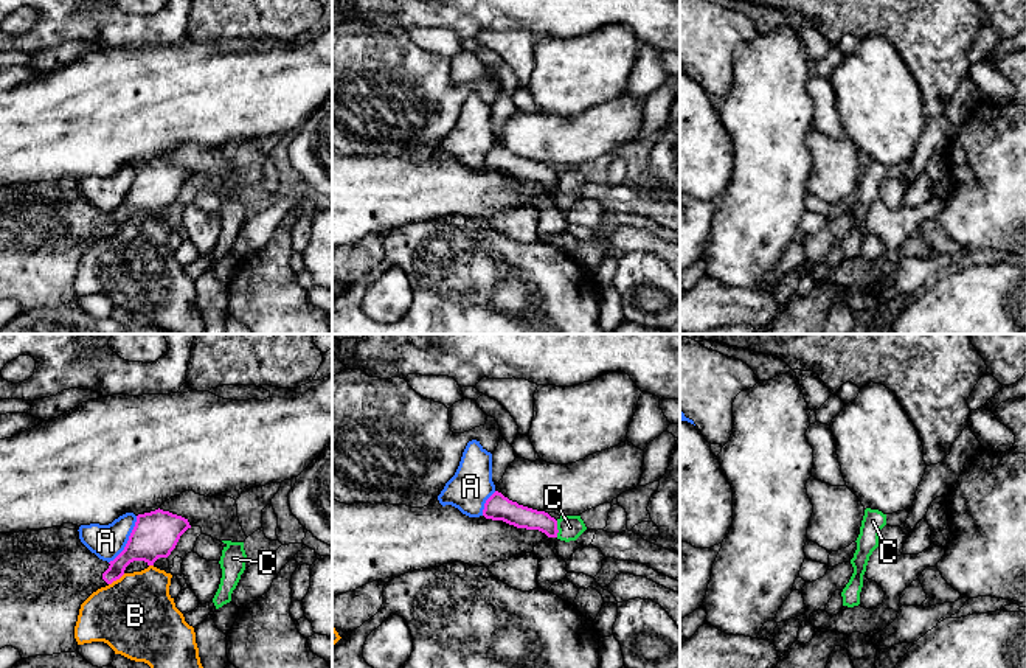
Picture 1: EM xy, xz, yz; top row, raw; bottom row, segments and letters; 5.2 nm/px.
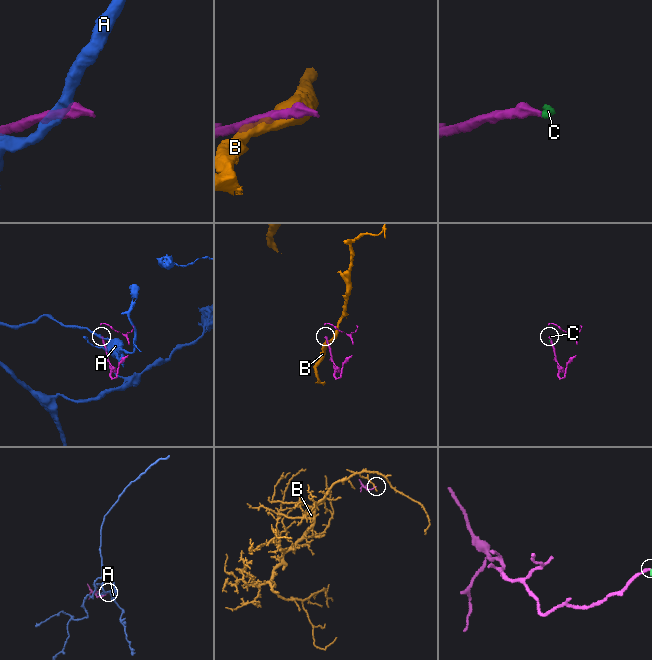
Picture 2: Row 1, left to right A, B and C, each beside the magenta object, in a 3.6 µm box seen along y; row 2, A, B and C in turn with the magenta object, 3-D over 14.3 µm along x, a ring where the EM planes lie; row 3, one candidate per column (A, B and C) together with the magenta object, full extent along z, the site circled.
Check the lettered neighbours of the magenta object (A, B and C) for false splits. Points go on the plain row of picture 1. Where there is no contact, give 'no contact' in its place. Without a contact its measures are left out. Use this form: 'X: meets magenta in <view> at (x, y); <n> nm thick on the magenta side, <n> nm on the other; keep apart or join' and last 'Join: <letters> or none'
A: meets magenta in xy at (129, 191); 240 nm thick on the magenta side, 180 nm on the other; keep apart
B: meets magenta in xy at (117, 230); 200 nm thick on the magenta side, 420 nm on the other; keep apart
C: meets magenta in xz at (556, 180); 120 nm thick on the magenta side, 130 nm on the other; keep apart
Join: none

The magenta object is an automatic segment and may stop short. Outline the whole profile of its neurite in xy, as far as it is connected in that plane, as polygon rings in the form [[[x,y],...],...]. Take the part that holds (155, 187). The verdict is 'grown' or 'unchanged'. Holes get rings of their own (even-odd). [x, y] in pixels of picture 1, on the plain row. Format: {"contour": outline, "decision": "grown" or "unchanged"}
{"contour": [[[160,160],[138,166],[124,202],[109,214],[102,231],[112,236],[124,227],[126,219],[133,213],[154,217],[158,210],[168,210],[188,180],[191,180],[188,171]]], "decision": "unchanged"}

